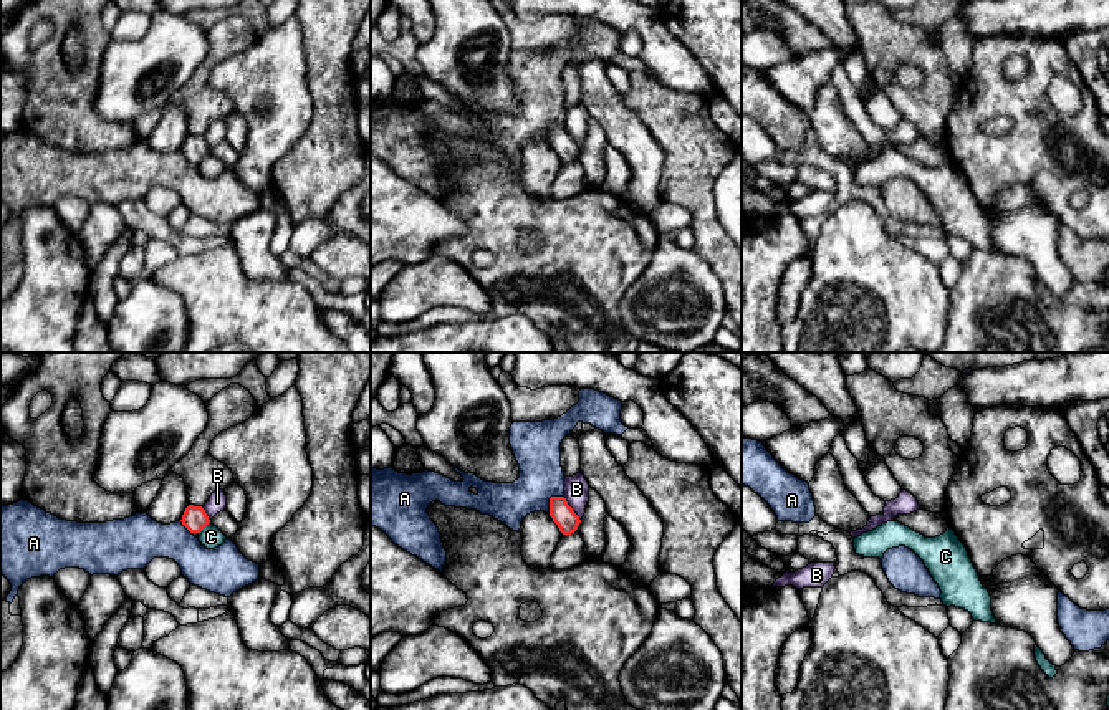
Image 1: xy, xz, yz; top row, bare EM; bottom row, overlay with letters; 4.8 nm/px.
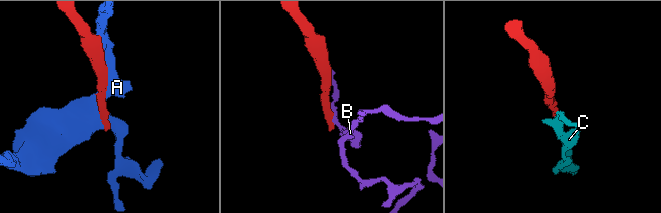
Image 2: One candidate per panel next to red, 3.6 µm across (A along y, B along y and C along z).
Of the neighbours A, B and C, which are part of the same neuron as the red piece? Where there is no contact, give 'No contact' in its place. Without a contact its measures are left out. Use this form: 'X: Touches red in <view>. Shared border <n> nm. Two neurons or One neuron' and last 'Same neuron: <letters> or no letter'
A: Touches red in xz. Shared border 120 nm. Two neurons
B: Touches red in xz. Shared border 150 nm. Two neurons
C: Touches red in xy. Shared border 80 nm. Two neurons
Same neuron: no letter

